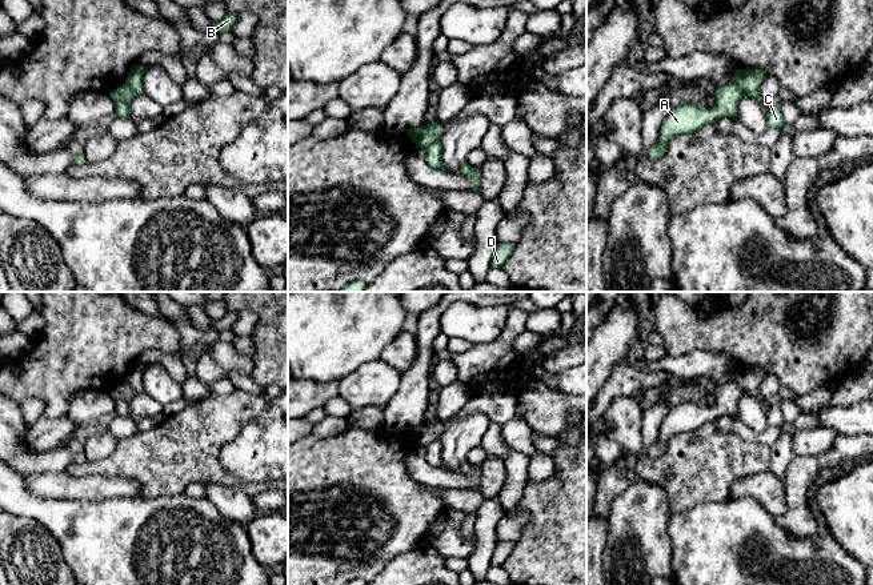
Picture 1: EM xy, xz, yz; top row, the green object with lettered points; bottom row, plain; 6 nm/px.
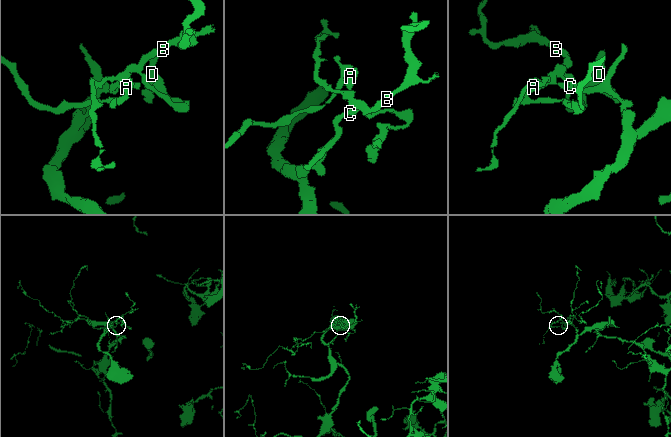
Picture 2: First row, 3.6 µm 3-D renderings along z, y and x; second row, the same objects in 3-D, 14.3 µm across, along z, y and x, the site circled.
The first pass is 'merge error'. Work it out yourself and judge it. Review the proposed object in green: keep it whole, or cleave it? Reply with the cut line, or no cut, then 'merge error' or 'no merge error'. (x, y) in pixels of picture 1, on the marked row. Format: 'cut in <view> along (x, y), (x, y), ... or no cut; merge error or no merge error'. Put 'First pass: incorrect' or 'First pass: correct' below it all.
cut in yz along (732, 80), (743, 96); merge error
First pass: correct

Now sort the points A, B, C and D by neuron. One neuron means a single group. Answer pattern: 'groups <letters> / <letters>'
groups A / B C D

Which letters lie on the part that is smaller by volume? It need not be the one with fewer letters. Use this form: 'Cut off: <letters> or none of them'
Cut off: A

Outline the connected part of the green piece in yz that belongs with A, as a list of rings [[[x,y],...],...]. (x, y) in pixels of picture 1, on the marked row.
[[[733,80],[718,85],[716,97],[713,108],[706,108],[700,103],[684,103],[670,109],[662,121],[658,141],[645,151],[646,157],[661,159],[668,143],[678,135],[693,133],[705,124],[716,123],[722,117],[737,117],[738,100],[742,95]]]

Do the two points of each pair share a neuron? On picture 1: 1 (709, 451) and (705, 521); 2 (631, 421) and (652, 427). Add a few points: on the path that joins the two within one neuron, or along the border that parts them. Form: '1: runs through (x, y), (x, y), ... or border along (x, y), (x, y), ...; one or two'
1: border along (731, 497), (723, 501), (699, 503), (677, 513); two
2: border along (641, 411), (641, 439), (645, 448); two

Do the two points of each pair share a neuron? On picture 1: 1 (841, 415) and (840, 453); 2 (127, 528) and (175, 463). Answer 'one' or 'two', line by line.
1: two
2: two

